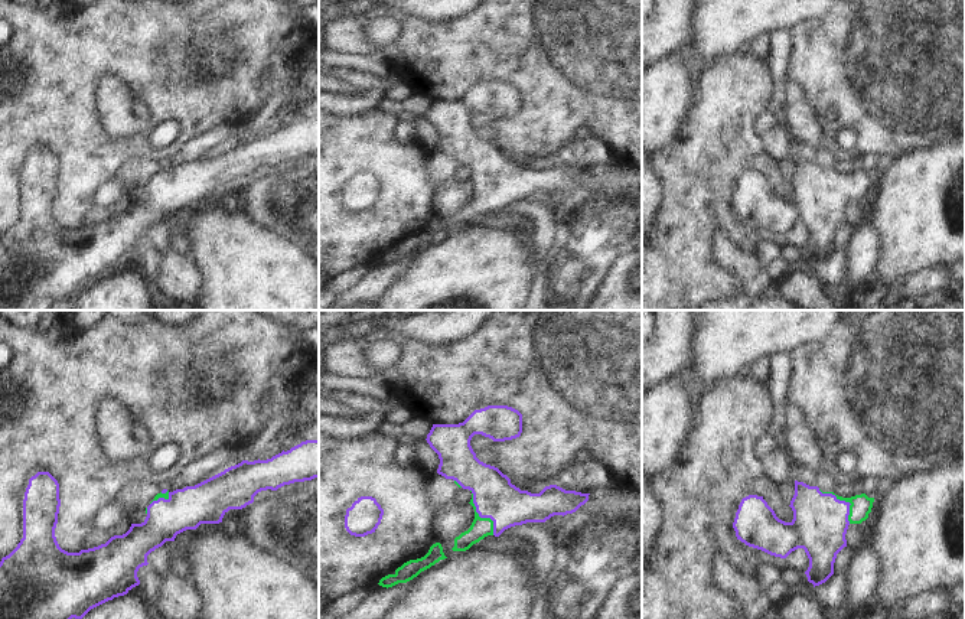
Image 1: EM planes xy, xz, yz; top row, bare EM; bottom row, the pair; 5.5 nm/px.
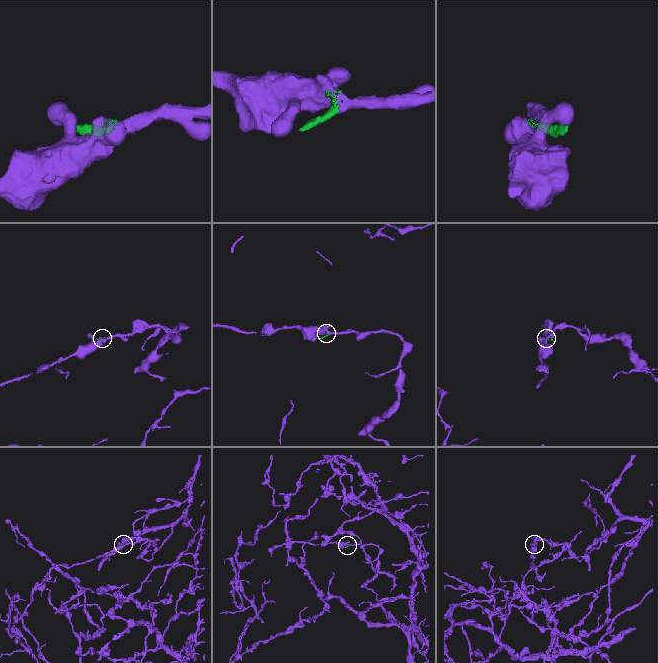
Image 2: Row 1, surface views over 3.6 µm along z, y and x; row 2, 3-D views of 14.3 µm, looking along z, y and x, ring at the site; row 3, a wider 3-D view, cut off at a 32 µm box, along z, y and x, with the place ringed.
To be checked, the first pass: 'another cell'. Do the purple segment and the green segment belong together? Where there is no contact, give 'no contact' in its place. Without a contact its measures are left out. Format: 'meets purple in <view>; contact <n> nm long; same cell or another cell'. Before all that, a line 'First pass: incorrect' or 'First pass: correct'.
First pass: incorrect
meets purple in xz; contact 280 nm long; same cell

